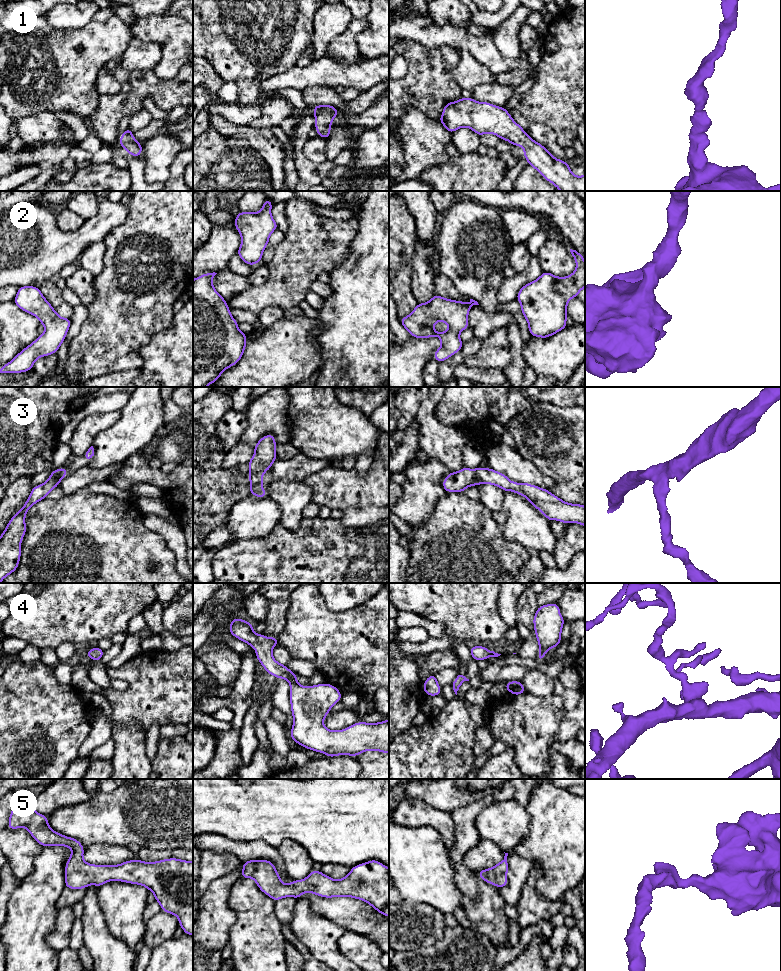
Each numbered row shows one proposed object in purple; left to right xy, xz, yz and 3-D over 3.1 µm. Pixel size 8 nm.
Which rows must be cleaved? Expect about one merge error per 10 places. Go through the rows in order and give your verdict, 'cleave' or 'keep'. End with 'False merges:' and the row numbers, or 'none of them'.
1: keep
2: keep
3: keep
4: keep
5: keep
False merges: none of them

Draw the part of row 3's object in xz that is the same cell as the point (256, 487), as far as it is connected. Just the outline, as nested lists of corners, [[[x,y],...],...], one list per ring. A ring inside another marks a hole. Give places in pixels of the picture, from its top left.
[[[273,434],[259,439],[254,447],[254,456],[249,460],[250,494],[258,498],[267,496],[263,489],[263,474],[268,471],[277,459],[275,438]]]

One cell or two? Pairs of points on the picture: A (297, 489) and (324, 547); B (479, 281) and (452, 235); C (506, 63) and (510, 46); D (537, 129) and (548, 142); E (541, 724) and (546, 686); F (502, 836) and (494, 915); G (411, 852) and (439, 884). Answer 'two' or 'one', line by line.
A: two
B: one
C: two
D: one
E: two
F: two
G: one

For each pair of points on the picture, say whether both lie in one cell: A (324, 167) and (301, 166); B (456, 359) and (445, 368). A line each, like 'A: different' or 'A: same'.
A: same
B: same

